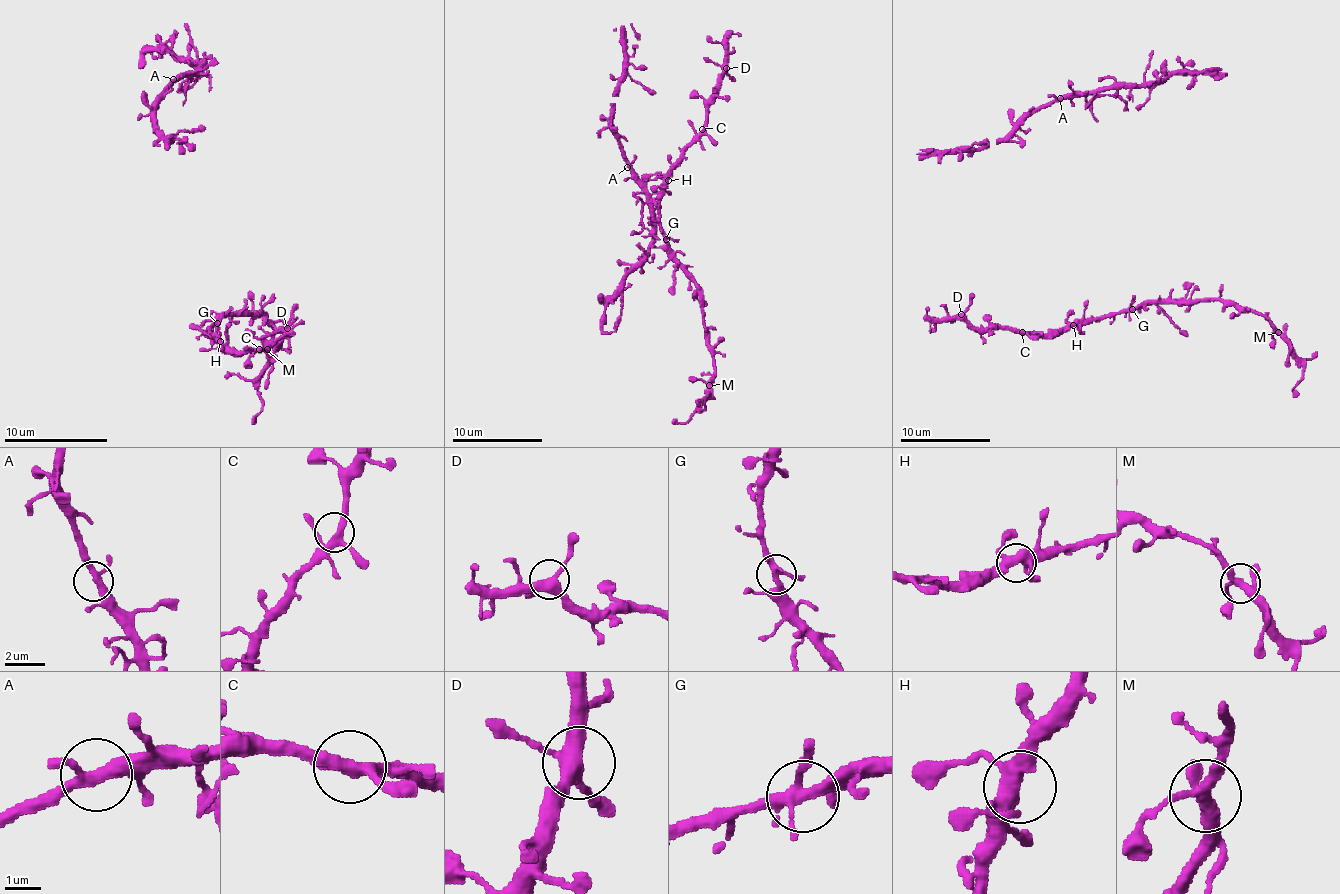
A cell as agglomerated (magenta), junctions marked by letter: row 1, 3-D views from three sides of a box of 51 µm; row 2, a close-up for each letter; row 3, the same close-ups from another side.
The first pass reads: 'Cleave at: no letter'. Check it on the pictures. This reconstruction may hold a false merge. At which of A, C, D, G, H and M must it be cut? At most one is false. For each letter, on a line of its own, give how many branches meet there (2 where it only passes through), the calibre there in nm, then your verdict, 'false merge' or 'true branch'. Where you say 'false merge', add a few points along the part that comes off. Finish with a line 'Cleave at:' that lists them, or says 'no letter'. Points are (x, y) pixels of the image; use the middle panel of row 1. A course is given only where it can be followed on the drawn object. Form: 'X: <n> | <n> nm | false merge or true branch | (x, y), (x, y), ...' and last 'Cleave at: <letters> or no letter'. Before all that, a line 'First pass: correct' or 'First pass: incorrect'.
First pass: correct
A: 3 | 300 nm | true branch
C: 4 | 320 nm | true branch
D: 4 | 400 nm | true branch
G: 5 | 280 nm | true branch
H: 4 | 440 nm | true branch
M: 4 | 340 nm | true branch
Cleave at: no letter

